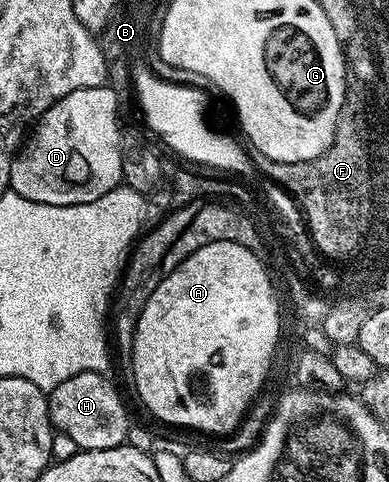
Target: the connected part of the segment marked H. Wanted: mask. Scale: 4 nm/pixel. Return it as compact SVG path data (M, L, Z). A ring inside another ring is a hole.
M82 373L50 390L47 406L52 426L69 435L80 450L112 449L124 444L133 426L133 421L127 418L127 405L111 379L102 373Z

